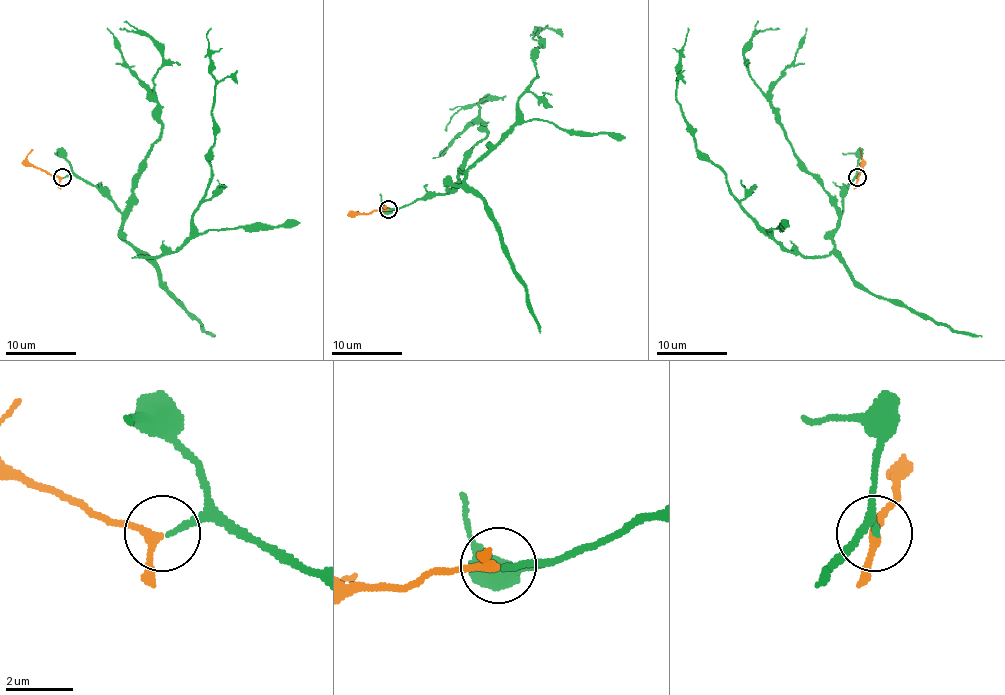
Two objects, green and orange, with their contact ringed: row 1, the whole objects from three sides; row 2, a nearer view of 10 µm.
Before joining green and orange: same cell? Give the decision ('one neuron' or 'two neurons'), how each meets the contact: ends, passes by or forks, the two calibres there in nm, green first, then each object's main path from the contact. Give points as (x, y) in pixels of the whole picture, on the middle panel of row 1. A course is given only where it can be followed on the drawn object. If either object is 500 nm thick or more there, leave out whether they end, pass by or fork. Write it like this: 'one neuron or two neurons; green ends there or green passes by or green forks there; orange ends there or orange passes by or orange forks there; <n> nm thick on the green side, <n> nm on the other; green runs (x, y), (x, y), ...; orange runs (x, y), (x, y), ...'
one neuron; green ends there; orange passes by; 170 nm thick on the green side, 200 nm on the other; green runs (388, 208), (444, 194), (450, 184), (458, 186), (516, 120), (516, 103), (537, 77), (541, 27), (536, 40); orange runs (388, 208), (353, 214), (358, 210)

